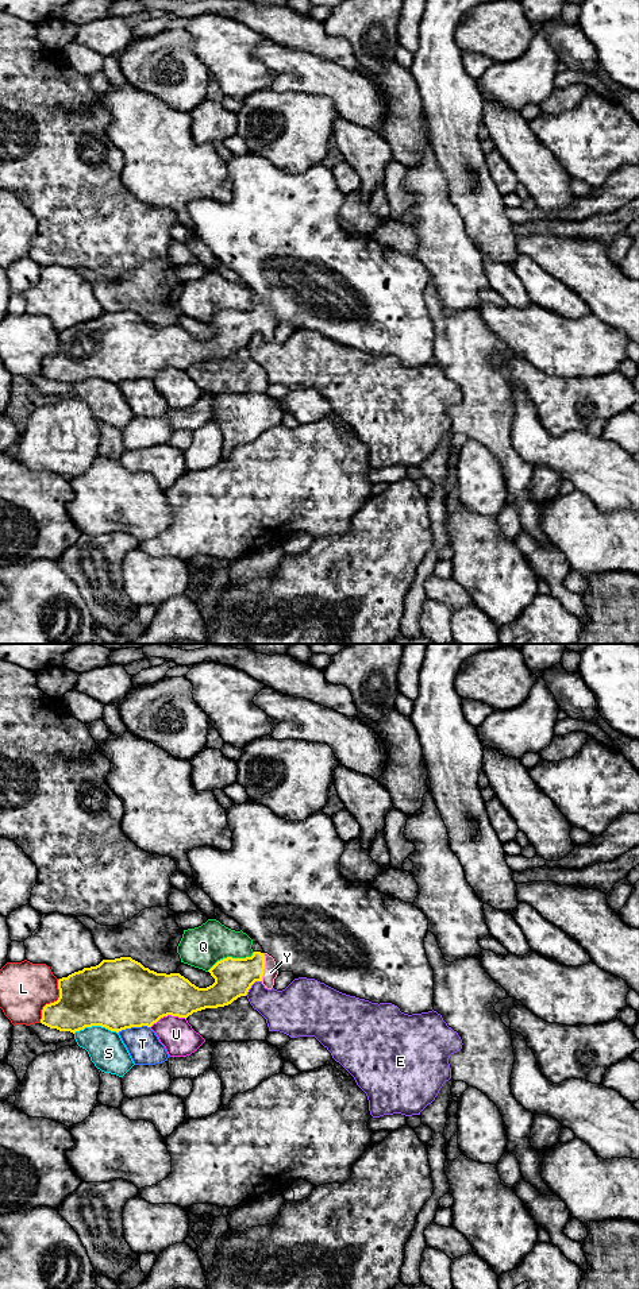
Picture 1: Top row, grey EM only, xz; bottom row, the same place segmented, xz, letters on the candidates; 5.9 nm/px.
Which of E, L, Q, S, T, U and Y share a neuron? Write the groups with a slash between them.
E / L / Q / S / T / U / Y

